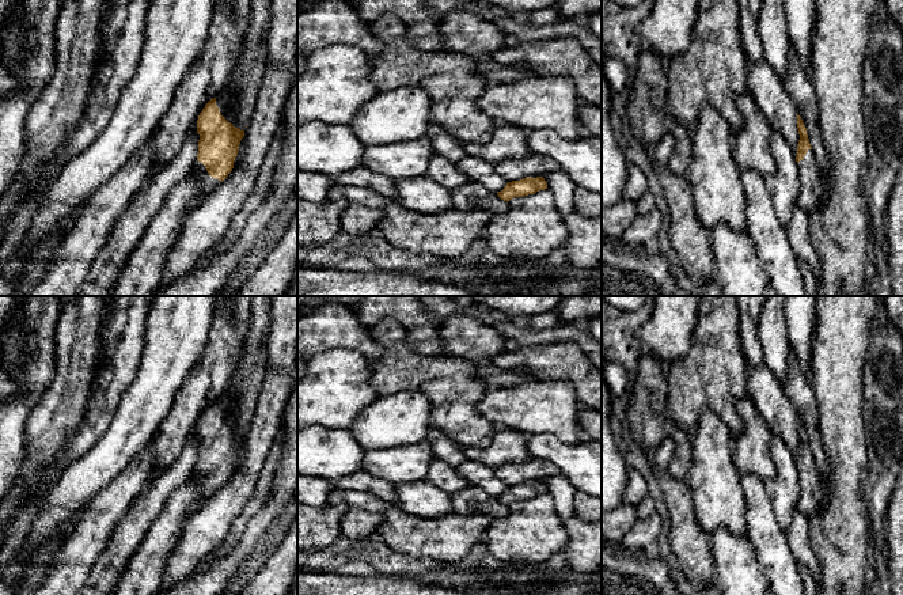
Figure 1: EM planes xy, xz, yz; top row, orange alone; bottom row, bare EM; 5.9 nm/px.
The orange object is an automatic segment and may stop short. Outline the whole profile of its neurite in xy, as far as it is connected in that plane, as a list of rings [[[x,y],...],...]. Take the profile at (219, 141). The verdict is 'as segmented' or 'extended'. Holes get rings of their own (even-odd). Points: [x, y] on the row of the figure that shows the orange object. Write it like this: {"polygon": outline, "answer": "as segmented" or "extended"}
{"polygon": [[[253,0],[242,52],[220,94],[210,99],[197,120],[198,154],[193,171],[200,174],[202,192],[189,204],[190,215],[234,168],[240,140],[251,117],[266,69],[265,37],[270,0]]], "answer": "extended"}

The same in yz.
{"polygon": [[[797,114],[797,129],[800,134],[796,162],[798,166],[801,193],[797,204],[808,213],[817,209],[826,200],[826,183],[820,174],[820,166],[809,144],[807,128]]], "answer": "extended"}

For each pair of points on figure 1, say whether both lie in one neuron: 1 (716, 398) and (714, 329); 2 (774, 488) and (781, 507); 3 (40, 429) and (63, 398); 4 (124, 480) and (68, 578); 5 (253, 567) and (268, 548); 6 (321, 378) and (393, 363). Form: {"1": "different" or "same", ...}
{"1": "same", "2": "same", "3": "same", "4": "same", "5": "same", "6": "different"}

